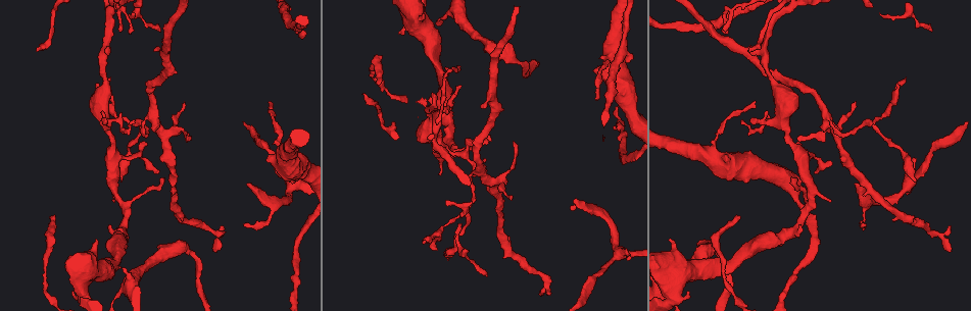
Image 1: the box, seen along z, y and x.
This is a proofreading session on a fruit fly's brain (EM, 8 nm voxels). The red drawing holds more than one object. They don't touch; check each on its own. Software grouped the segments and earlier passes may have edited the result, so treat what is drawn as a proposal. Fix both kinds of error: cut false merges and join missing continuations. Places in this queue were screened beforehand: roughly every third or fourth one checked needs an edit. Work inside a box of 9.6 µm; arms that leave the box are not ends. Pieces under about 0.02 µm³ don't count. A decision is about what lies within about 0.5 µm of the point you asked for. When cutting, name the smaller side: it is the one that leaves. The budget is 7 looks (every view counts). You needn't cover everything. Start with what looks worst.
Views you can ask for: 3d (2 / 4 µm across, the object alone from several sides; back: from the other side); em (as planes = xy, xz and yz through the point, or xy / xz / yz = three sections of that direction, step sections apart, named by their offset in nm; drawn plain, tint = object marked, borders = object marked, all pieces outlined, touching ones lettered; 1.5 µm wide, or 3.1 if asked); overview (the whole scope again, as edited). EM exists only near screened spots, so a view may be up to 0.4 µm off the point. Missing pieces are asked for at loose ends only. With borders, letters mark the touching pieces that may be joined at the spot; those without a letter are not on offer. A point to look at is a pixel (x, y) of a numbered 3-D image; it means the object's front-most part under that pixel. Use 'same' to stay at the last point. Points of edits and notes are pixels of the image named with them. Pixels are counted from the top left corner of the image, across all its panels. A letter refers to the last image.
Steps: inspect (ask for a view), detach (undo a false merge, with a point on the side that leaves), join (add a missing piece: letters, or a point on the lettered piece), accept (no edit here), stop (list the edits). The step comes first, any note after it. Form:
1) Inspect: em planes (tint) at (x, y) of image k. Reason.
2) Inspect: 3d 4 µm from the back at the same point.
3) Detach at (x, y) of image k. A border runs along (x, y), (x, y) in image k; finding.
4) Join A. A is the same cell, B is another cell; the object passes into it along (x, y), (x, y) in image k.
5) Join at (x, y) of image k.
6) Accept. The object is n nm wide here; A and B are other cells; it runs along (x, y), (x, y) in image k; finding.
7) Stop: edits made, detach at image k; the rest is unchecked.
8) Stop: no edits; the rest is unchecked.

Inspect: 3d 4 µm at (271, 101) of image 1. Free end.

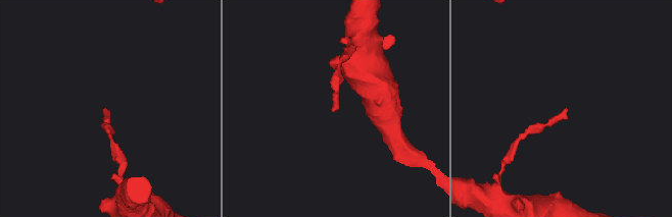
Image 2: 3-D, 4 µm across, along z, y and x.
Inspect: em xz step 8 (borders) at (333, 111) of image 2. Now the EM.

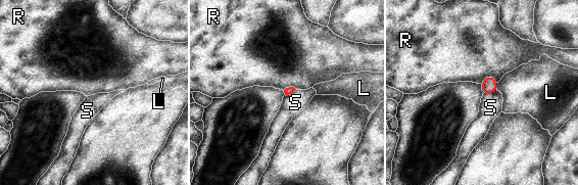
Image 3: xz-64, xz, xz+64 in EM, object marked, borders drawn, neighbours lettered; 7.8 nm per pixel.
Inspect: em yz step 4 (borders) at the same point.

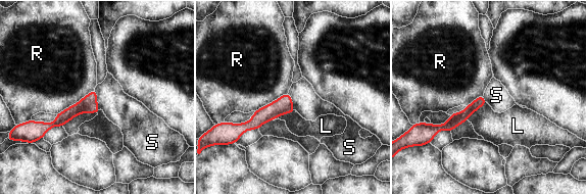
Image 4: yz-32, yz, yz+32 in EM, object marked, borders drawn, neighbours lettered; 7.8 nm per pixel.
Accept. L, R and S are other cells; it runs along (94, 94), (81, 107), (44, 128) in image 4; no lettered piece goes on from it.

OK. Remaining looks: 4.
Inspect: 3d 2 µm at (188, 139) of image 1. An open end.

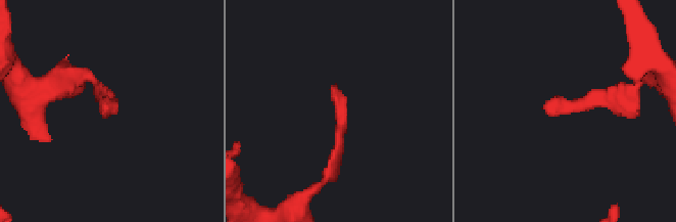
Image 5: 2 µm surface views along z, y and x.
Inspect: em planes (borders) at (104, 103) of image 5. Shape alone is not enough.

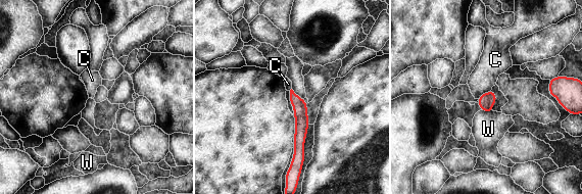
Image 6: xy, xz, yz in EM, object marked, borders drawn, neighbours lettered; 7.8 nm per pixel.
Accept. The object is 110 nm wide here; C and W are other cells; it runs along (292, 95), (300, 112), (297, 158) in image 6; no lettered piece goes on from it.

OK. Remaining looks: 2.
Inspect: 3d 2 µm at (139, 122) of image 1. Three-way junction.

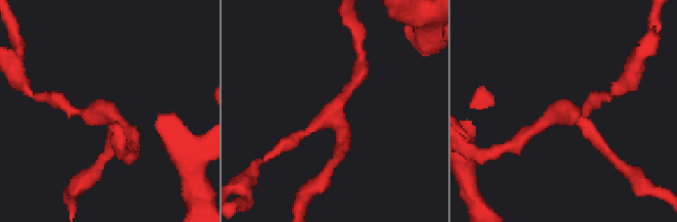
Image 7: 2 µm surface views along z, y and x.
Inspect: em planes (borders) at (105, 112) of image 7. Now the EM.

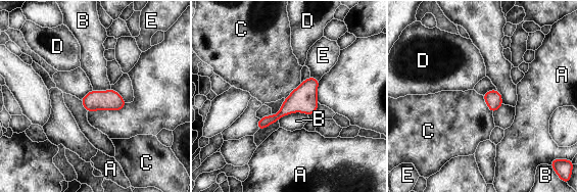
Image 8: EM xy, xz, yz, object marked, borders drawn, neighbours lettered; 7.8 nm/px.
Accept. A, B, C, D and E are other cells; it runs along (316, 82), (295, 102), (259, 127) in image 8; all the same neuron.

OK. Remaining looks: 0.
Stop: no edits; the rest is unchecked.

